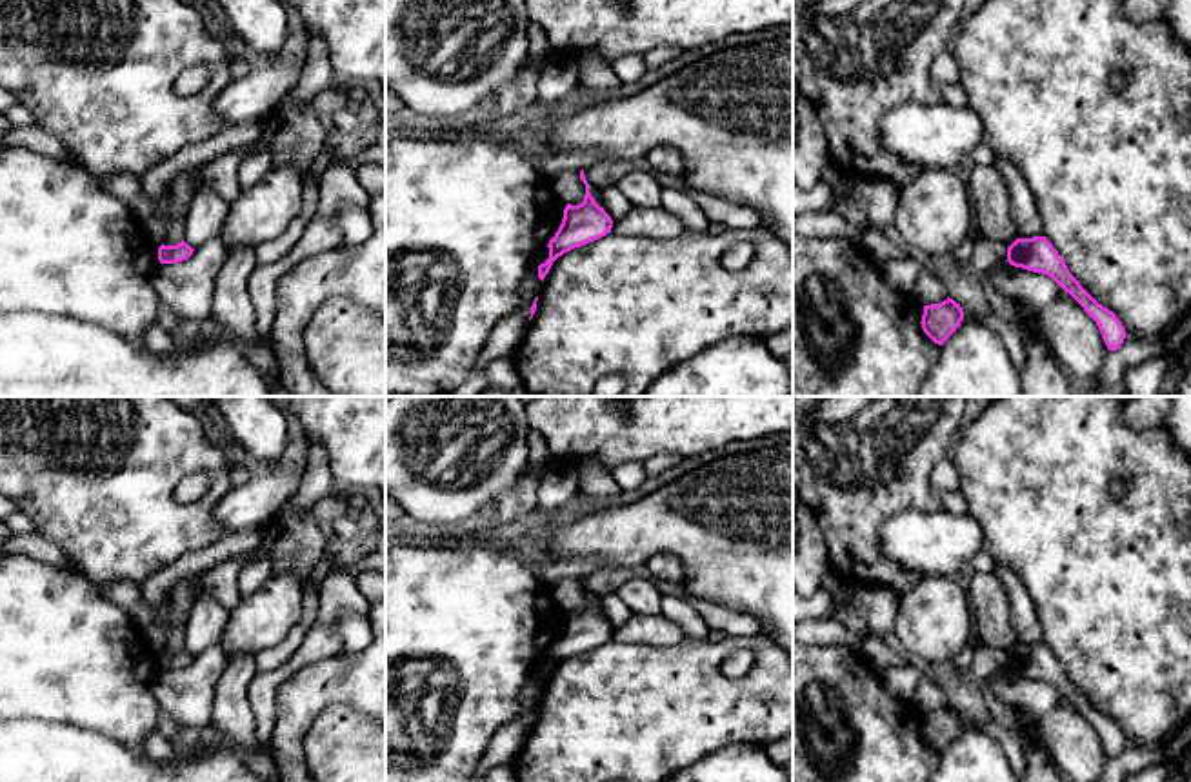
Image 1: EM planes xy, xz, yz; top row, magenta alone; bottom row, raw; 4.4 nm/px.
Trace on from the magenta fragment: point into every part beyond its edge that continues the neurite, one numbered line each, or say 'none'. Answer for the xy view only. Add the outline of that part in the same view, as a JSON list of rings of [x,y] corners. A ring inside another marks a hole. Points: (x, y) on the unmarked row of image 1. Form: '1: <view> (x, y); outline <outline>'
none

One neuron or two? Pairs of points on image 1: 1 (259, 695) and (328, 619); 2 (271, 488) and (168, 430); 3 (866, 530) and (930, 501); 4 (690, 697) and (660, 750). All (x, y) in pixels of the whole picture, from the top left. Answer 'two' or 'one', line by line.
1: one
2: two
3: one
4: one

